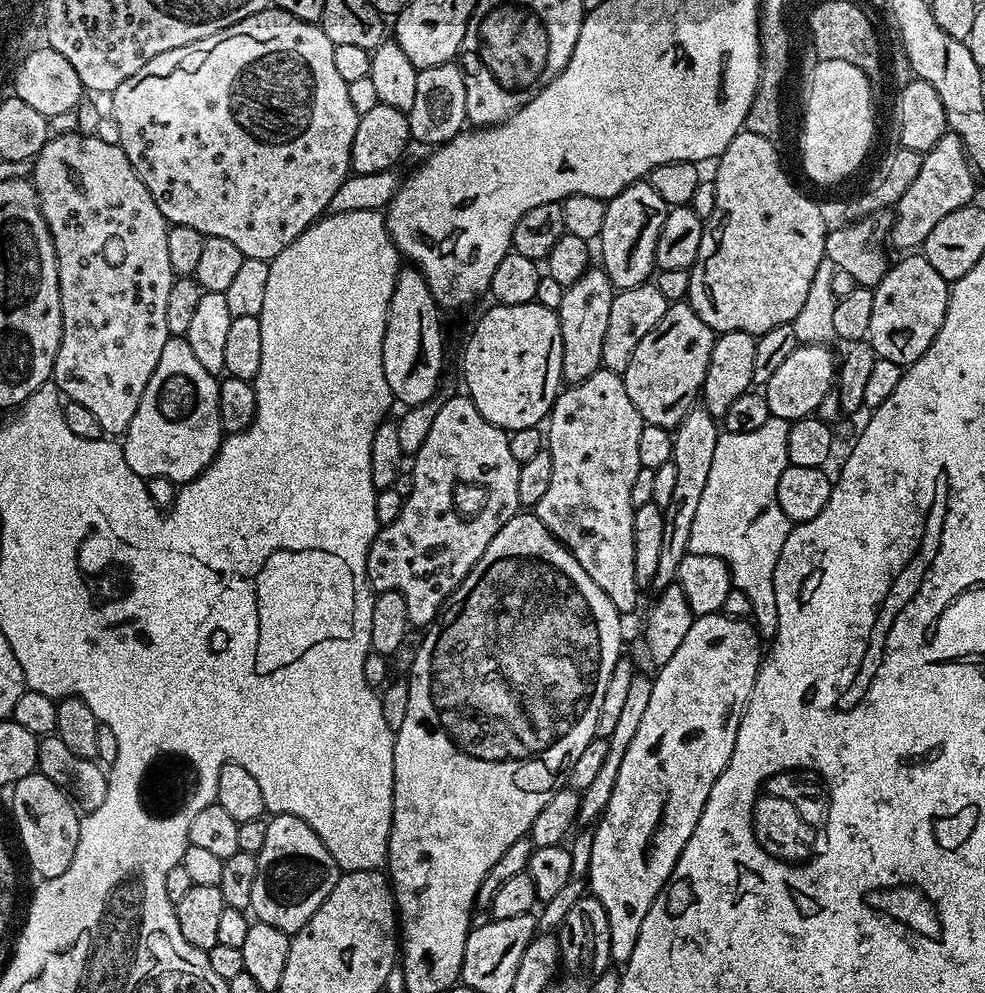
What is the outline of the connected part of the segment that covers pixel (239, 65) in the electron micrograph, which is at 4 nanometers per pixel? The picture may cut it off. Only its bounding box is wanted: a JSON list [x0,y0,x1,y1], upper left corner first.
[110,6,360,261]

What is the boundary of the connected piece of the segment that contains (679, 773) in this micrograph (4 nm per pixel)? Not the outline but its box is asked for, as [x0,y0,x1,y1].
[586,611,762,962]

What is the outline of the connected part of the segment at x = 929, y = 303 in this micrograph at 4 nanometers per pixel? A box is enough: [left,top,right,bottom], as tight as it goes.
[866,254,950,366]

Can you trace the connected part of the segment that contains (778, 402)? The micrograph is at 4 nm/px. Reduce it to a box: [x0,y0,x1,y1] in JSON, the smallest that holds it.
[762,342,838,422]

